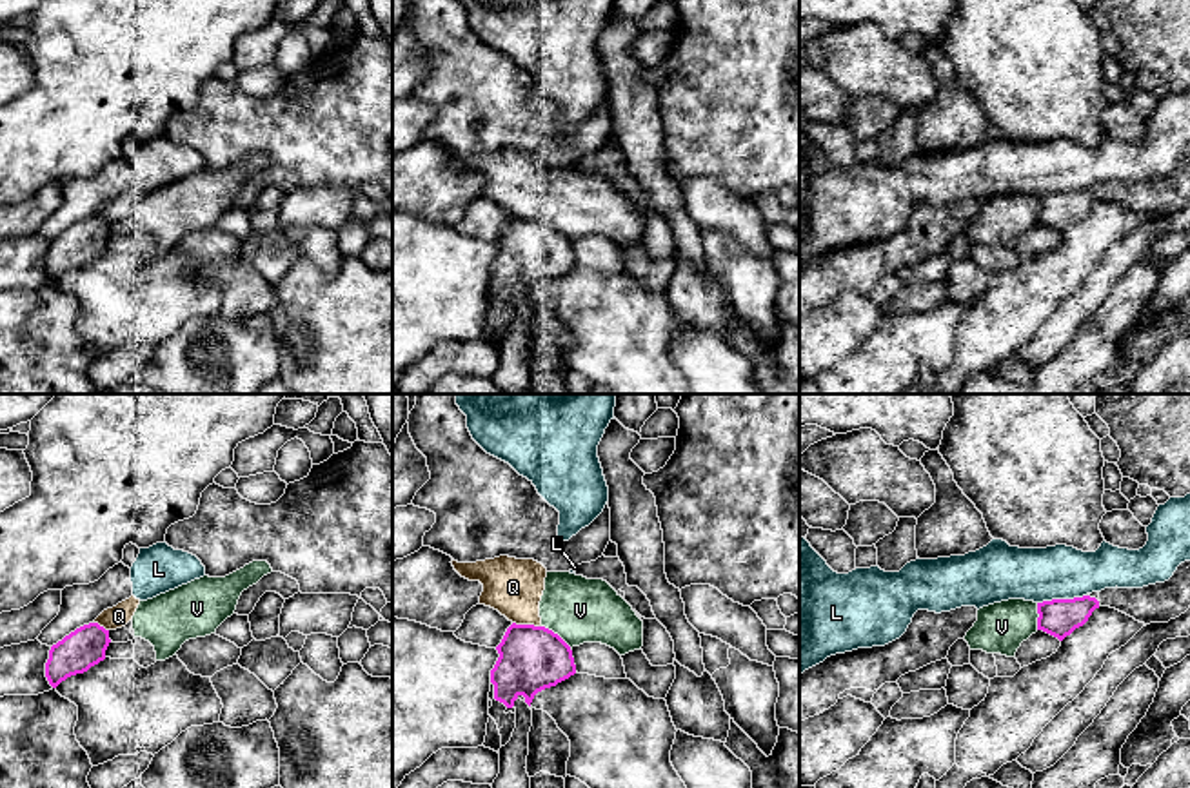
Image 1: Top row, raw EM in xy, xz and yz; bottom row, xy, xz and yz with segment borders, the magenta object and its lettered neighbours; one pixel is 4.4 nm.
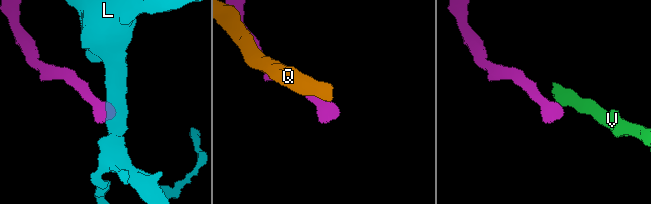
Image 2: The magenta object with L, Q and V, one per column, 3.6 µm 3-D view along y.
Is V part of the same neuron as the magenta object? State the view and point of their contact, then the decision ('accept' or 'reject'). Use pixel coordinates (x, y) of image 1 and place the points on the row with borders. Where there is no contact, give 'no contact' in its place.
meets magenta in xz at (556, 634); reject

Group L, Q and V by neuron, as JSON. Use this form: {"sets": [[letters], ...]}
{"sets": [["L"], ["Q", "V"]]}

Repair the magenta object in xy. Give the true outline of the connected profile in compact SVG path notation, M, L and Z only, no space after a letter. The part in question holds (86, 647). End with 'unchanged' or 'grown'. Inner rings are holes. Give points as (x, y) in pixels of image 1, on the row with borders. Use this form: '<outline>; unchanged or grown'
M89 623L51 646L45 663L45 677L53 688L71 675L84 674L105 659L109 630L98 623Z; unchanged

